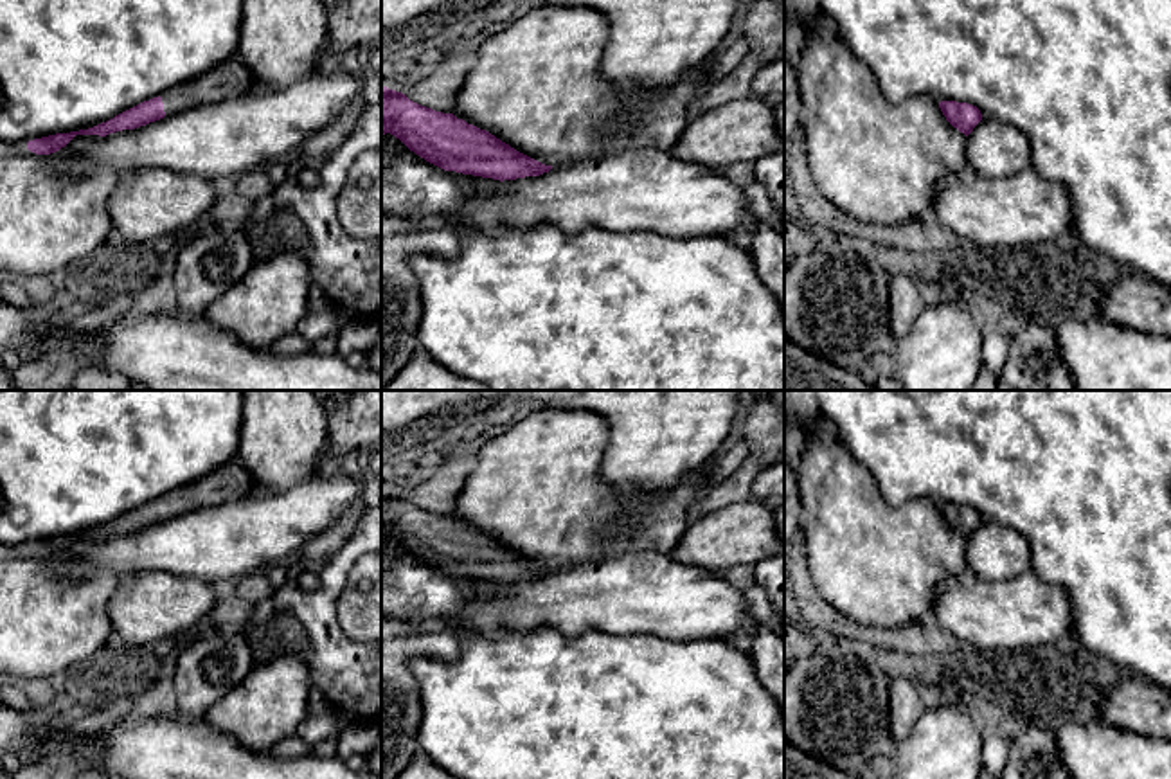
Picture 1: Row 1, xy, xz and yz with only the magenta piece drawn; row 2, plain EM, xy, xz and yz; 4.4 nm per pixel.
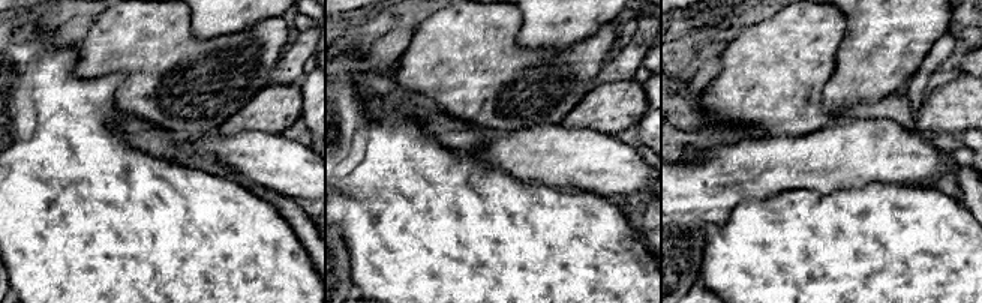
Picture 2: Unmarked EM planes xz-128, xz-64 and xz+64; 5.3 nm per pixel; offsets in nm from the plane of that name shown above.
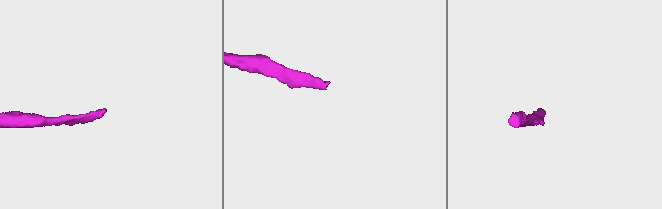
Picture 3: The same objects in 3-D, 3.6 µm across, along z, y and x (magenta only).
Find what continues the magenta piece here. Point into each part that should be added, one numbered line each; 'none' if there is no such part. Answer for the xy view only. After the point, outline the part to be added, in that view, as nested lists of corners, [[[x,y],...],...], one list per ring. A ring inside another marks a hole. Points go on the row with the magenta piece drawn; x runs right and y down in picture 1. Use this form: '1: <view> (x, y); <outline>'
1: xy (229, 80); [[[234,56],[203,76],[165,90],[160,97],[165,117],[171,117],[200,104],[214,104],[230,97],[250,94],[254,88],[255,81],[250,70],[237,56]]]

